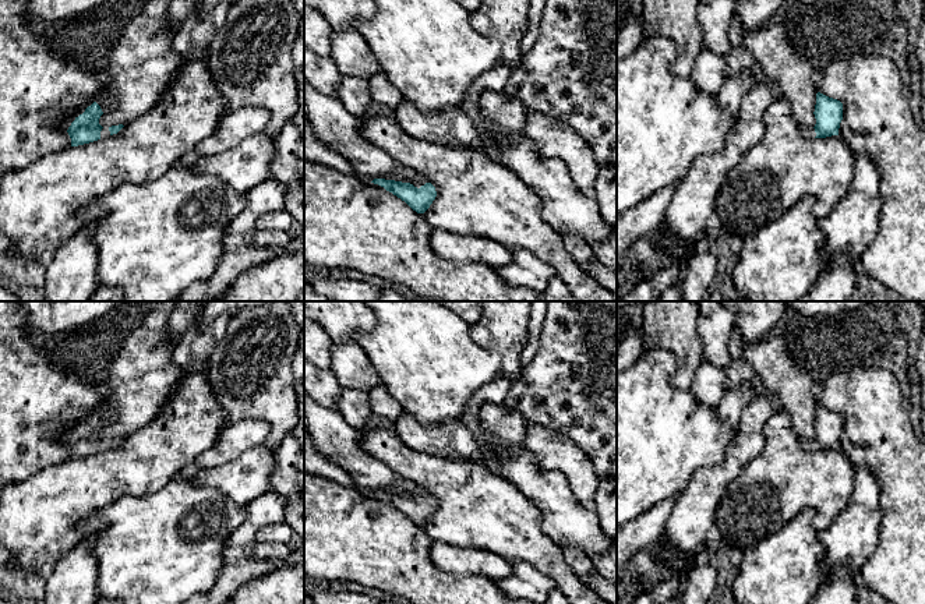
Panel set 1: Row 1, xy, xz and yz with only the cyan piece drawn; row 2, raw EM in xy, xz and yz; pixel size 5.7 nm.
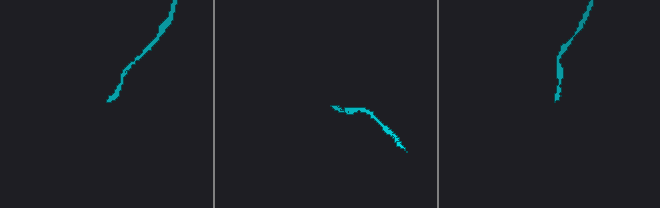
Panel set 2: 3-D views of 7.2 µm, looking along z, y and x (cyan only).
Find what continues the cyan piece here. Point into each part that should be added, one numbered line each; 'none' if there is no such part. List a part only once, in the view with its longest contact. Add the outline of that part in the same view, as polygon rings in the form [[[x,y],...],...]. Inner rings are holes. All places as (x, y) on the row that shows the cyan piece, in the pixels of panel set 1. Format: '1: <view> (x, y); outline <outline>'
1: xz (332, 123); outline [[[304,81],[304,113],[310,119],[319,139],[328,142],[339,155],[349,160],[359,177],[367,181],[388,174],[407,180],[420,188],[428,180],[416,170],[398,163],[382,149],[371,145],[361,135],[360,117],[350,113],[333,96],[319,93]]]

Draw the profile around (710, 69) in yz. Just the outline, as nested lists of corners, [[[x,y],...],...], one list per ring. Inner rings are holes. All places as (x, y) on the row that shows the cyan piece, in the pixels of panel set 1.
[[[703,47],[702,53],[693,64],[692,80],[699,92],[717,96],[723,81],[728,74],[725,59]]]

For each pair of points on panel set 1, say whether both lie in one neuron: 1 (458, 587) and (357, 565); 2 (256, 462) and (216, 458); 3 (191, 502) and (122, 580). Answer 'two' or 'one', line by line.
1: one
2: two
3: one

